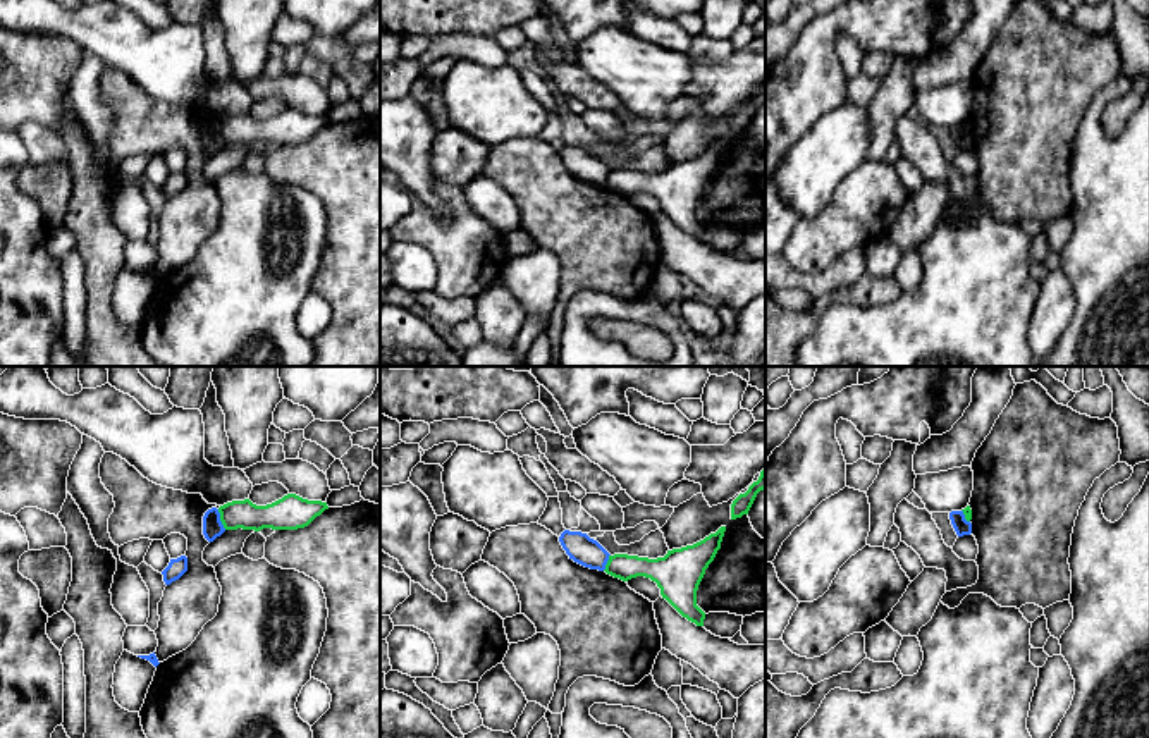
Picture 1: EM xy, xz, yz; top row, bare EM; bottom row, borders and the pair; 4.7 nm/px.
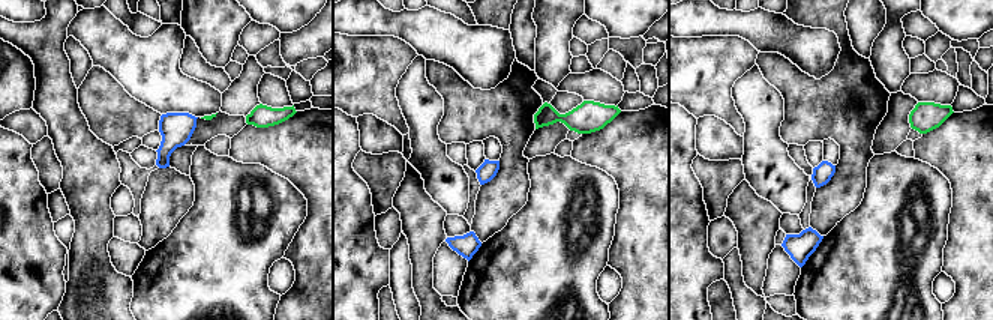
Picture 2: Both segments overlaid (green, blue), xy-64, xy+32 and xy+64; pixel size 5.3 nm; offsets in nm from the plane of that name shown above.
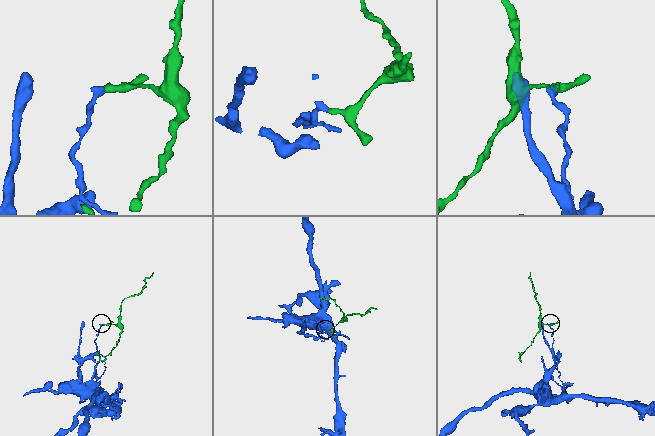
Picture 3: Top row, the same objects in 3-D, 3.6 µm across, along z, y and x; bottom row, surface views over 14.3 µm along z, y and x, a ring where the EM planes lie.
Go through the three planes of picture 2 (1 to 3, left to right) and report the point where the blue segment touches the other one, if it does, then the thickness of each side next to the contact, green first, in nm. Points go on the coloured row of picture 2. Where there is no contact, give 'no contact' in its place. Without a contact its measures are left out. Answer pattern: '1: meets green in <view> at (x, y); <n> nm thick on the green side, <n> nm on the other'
1: no contact
2: no contact
3: no contact

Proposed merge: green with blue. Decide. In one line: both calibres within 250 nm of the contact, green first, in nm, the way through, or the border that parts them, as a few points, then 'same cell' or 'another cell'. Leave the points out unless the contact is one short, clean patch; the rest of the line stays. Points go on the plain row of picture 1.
130 nm thick on the green side, 100 nm on the other; border along xy (217, 124), (219, 135), (226, 143); another cell

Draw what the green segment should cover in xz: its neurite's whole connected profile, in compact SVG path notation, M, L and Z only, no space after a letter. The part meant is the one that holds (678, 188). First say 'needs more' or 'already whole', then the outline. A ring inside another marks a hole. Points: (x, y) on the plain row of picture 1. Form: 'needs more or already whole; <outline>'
already whole; M726 141L704 155L681 163L667 165L664 172L648 174L628 169L609 170L605 188L628 196L636 191L650 193L666 213L683 232L704 241L705 227L697 220L697 205L705 184L714 175Z

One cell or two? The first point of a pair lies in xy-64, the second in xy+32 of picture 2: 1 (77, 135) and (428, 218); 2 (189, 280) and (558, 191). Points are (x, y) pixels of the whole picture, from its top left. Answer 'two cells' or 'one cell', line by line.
1: one cell
2: one cell

